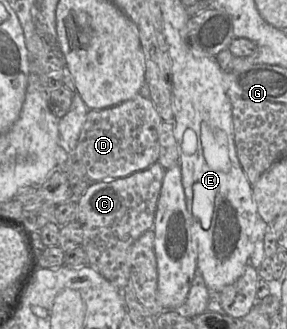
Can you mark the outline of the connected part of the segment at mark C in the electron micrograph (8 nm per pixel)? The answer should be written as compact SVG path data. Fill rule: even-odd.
M158 163L128 176L111 180L91 182L77 200L77 218L83 231L81 246L87 255L87 264L96 269L104 278L122 290L130 281L129 249L147 230L152 229L157 202L165 169Z

